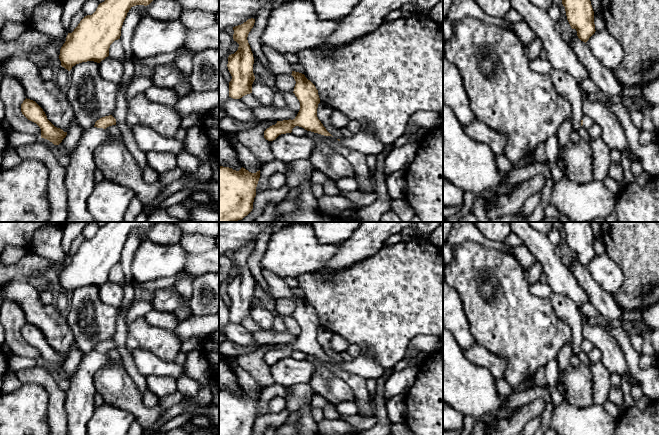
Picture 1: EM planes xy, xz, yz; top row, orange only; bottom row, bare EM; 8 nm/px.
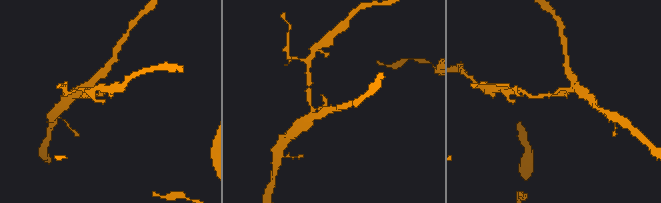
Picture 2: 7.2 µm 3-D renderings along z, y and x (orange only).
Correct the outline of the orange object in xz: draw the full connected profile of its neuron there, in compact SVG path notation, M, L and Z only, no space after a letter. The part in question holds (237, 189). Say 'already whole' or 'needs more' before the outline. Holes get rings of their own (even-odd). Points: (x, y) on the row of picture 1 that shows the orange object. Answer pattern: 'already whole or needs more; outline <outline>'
already whole; outline M219 166L219 222L236 222L252 211L259 178L260 170L251 173L243 167L236 171Z

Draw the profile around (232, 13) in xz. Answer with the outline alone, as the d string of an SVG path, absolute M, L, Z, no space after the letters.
M219 0L219 33L229 28L241 25L248 19L255 19L258 11L266 4L274 6L273 0Z

